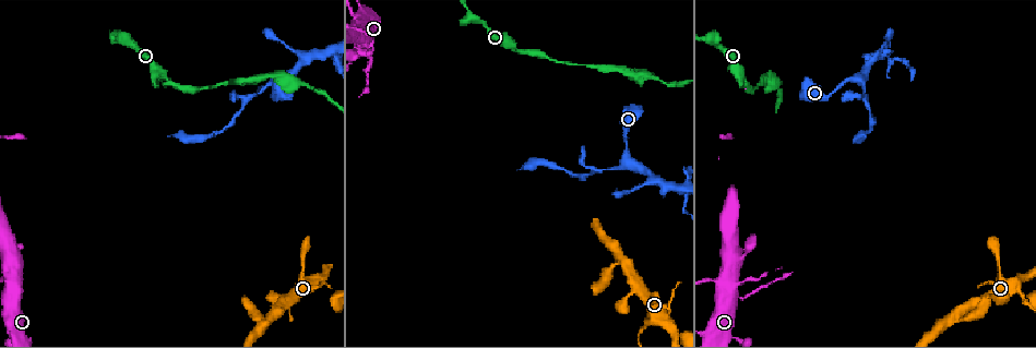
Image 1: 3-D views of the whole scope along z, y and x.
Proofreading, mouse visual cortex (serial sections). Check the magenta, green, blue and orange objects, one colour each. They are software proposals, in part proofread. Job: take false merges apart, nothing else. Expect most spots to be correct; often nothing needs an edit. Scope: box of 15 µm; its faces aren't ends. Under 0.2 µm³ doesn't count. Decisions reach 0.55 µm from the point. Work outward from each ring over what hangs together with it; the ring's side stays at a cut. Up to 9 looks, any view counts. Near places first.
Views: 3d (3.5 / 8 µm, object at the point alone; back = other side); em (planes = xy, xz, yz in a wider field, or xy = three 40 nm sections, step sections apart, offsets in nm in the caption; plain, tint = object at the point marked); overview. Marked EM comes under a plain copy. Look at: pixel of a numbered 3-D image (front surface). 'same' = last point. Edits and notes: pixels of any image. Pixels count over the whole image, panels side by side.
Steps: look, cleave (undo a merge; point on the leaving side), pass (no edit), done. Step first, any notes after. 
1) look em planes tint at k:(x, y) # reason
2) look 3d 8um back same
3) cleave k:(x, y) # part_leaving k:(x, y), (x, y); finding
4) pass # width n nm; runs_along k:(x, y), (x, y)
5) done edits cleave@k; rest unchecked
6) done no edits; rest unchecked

look 3d 3.5um at 1:(169, 78) # a narrow waist

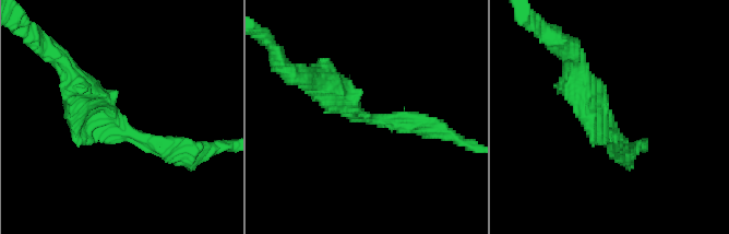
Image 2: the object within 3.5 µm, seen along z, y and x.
look em xy step 1 tint at 2:(610, 120)

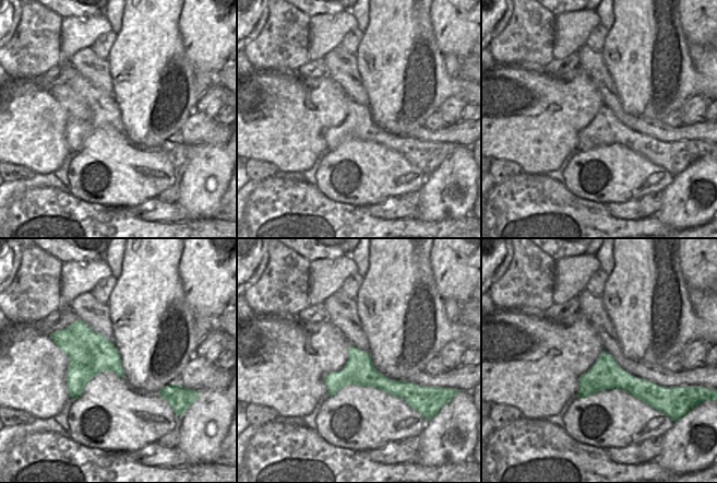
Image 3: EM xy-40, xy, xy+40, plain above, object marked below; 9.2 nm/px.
pass # arm_widths 250, 400 nm; runs_along 2:(71, 74), (128, 131), (181, 151); continuous, no second cell

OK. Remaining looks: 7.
look 3d 8um at 1:(626, 163) # arms part here

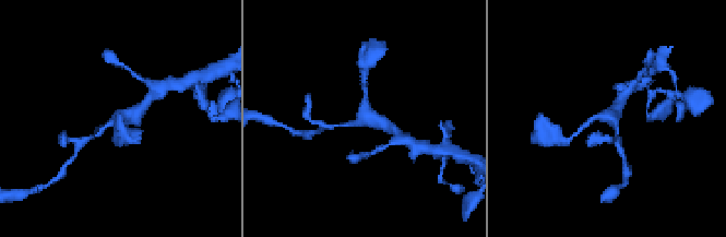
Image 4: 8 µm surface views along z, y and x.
look 3d 3.5um at 4:(610, 119)

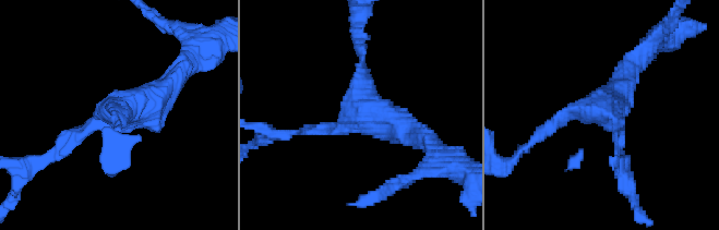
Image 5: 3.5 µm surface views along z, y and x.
look em xy step 1 tint at 5:(361, 116) # shape alone is not enough

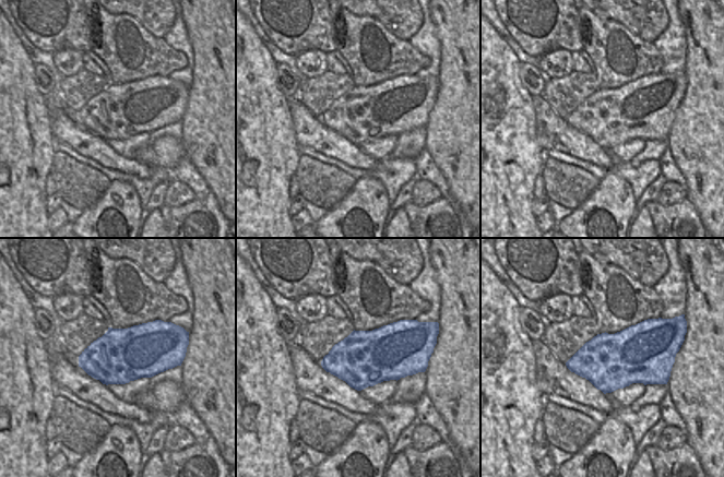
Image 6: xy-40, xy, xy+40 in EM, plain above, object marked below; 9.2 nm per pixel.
pass # continuous, no second cell

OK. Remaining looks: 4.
look 3d 3.5um at 1:(677, 191) # sharp bend

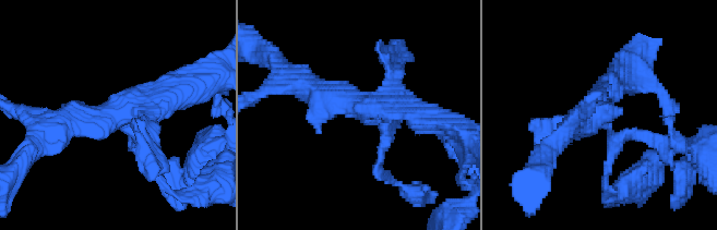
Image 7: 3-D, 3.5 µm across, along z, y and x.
look em planes tint at 7:(360, 109)

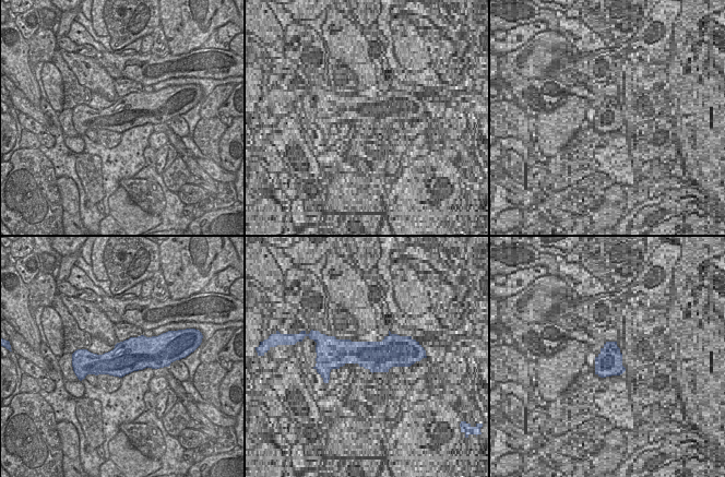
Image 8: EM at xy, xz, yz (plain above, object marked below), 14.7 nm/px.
pass # runs_along 7:(299, 80), (362, 110), (393, 94), (390, 63); all the same cell

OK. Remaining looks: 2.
look 3d 3.5um at 1:(1024, 298)

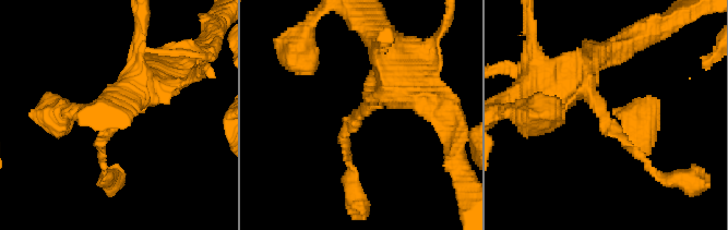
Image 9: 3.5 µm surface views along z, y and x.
look em planes tint at 9:(363, 111)

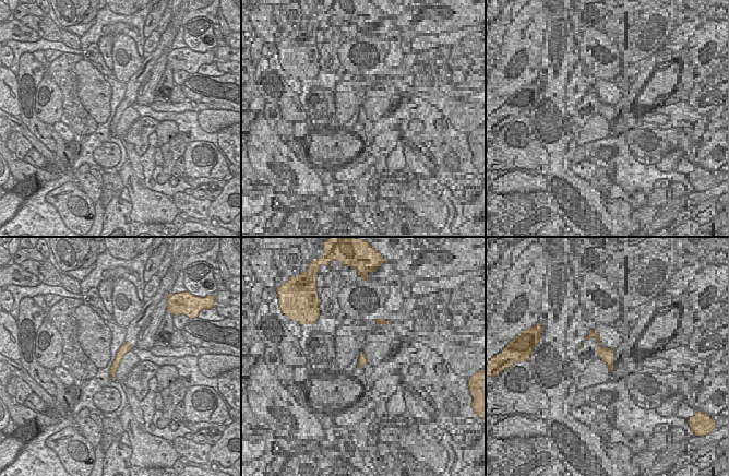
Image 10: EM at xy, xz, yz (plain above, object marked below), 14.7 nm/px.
pass # width 140 nm; runs_along 10:(126, 345), (111, 372); all the same cell

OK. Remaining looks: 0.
done no edits; rest unchecked

